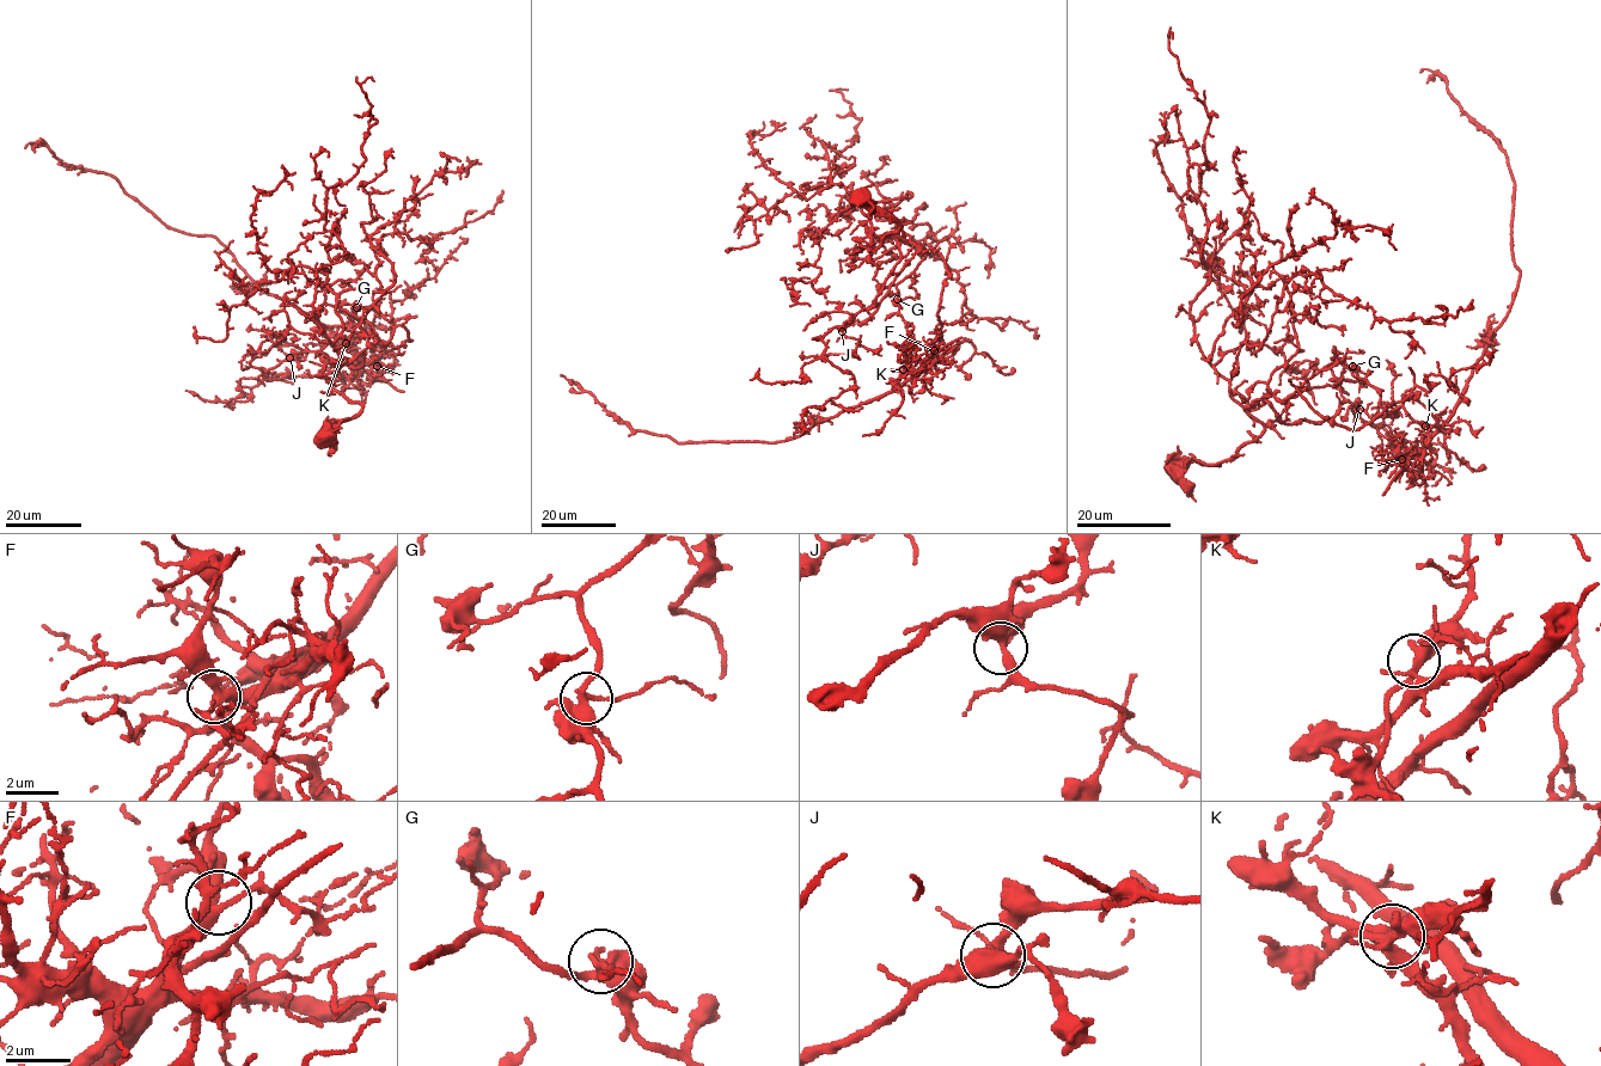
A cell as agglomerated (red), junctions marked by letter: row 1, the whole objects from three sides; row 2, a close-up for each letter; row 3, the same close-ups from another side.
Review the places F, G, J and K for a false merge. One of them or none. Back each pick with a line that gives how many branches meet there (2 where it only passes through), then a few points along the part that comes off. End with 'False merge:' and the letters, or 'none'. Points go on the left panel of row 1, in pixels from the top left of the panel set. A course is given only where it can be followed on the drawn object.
K: 3 branches meet; foreign part runs (346, 343), (355, 347), (262, 290), (215, 238), (169, 228), (115, 178), (67, 166), (42, 144), (24, 148)
False merge: K

